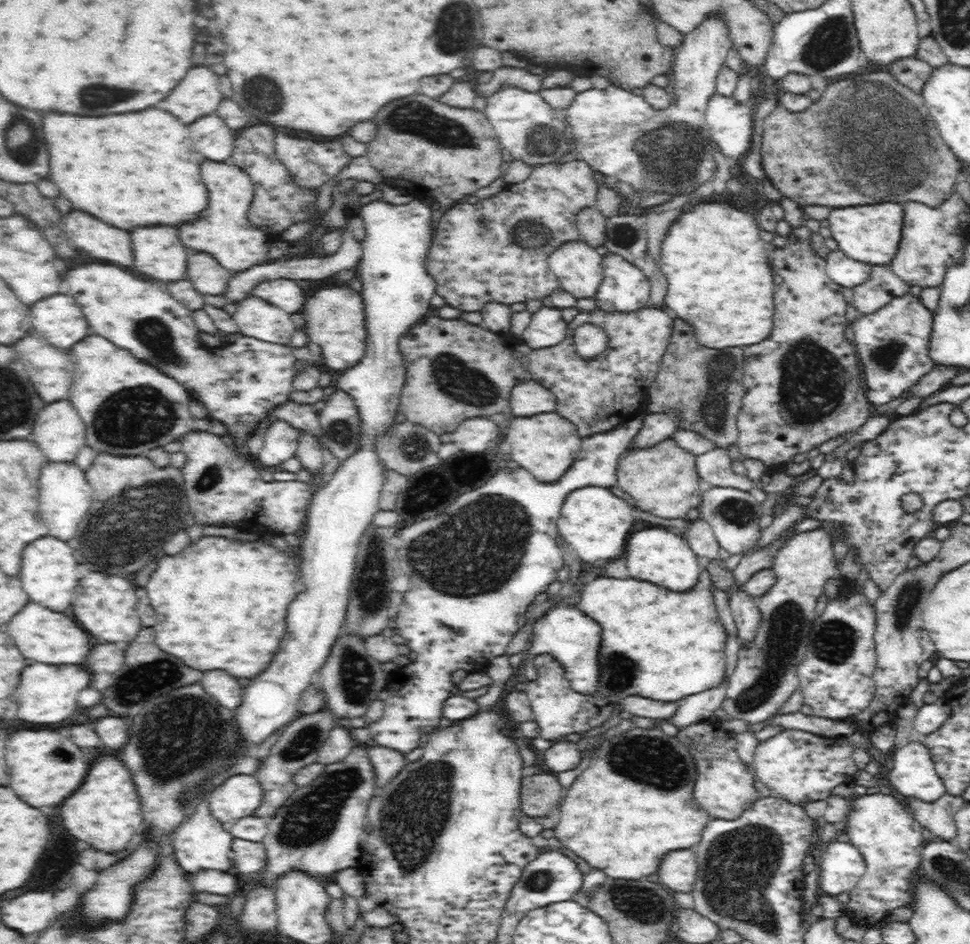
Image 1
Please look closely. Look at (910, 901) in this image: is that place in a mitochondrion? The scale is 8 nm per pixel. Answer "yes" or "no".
no

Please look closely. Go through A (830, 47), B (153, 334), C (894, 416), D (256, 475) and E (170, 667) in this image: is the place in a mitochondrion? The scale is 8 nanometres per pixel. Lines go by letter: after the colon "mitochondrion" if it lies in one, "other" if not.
A: mitochondrion
B: mitochondrion
C: other
D: other
E: mitochondrion

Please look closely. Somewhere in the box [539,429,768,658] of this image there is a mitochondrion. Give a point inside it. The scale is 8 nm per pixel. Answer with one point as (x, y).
(734, 511)

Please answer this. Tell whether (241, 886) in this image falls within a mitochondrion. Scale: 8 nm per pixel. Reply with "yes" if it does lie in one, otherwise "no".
no

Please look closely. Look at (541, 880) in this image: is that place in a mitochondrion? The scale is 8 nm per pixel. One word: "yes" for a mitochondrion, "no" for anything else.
yes

